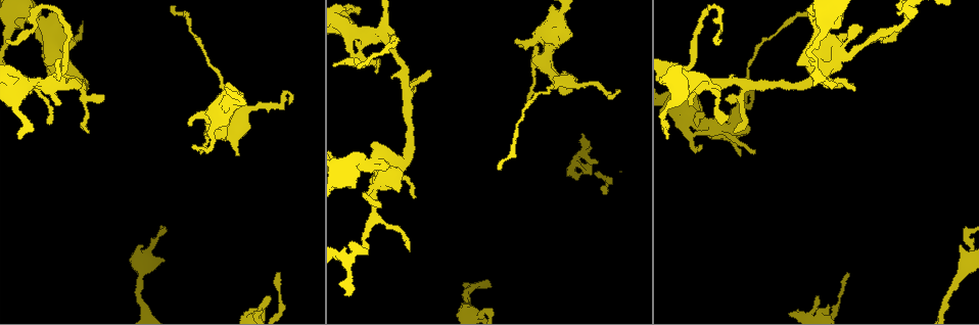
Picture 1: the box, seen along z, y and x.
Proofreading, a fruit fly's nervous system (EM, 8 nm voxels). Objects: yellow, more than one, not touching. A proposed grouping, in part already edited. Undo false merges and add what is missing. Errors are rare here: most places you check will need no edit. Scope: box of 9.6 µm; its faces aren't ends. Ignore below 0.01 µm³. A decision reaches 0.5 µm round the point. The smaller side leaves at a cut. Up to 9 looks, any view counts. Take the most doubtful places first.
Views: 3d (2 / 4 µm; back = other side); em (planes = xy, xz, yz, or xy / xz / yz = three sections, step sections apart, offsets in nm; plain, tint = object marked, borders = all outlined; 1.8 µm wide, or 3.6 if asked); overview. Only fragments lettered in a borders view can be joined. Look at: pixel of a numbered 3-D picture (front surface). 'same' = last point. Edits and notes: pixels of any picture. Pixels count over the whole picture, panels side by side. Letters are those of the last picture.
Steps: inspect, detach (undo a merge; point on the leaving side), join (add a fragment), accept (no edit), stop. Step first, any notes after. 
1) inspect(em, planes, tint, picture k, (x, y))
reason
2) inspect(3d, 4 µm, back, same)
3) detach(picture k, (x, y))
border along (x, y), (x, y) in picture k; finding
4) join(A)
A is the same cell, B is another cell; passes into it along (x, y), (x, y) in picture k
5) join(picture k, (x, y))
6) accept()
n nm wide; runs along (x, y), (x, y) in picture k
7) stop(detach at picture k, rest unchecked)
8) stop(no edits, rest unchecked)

inspect(em, xy, step 4, tint, picture 1, (58, 84))
two arms at a narrow angle

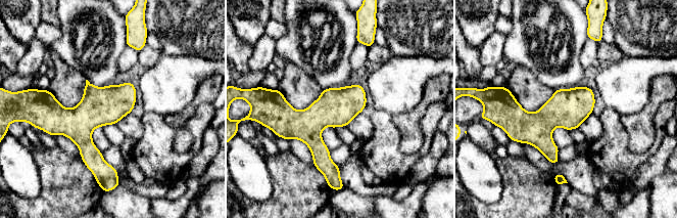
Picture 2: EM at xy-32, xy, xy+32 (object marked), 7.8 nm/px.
inspect(em, planes, tint, same)
cut it another way

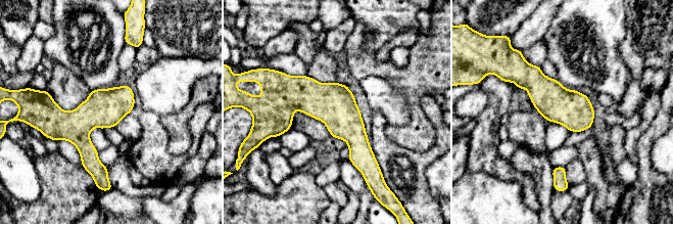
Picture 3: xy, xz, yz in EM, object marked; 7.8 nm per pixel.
inspect(em, planes, borders, same)

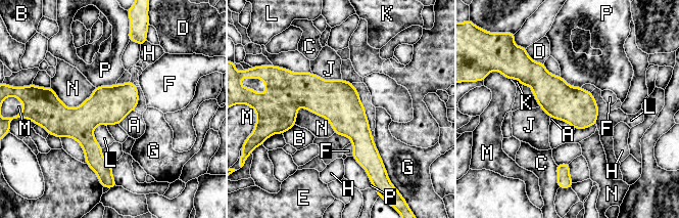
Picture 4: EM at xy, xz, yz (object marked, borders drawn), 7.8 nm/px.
accept()
300 nm wide; A, B, C, D, E, F, G, H, J, K, L, M, N and P are other cells; border along (134, 110), (118, 124) in picture 4; all the same cell

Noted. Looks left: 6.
inspect(3d, 4 µm, picture 1, (828, 306))
an open end

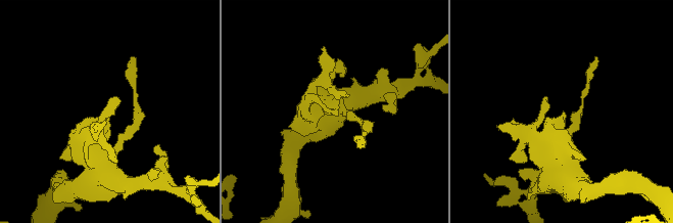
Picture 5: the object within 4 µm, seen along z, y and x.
inspect(em, yz, step 8, borders, picture 5, (336, 114))
now the EM

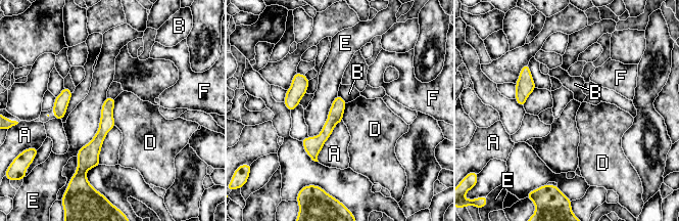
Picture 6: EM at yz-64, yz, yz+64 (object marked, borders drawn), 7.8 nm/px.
inspect(em, planes, borders, same)

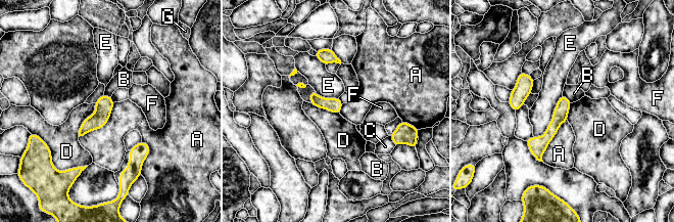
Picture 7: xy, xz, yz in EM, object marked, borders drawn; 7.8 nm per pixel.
accept()
A, B, C, D, E, F and G are other cells; border along (95, 103), (78, 136) in picture 7; no lettered fragment goes on from it

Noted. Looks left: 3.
inspect(em, planes, tint, picture 1, (373, 187))
abrupt turn

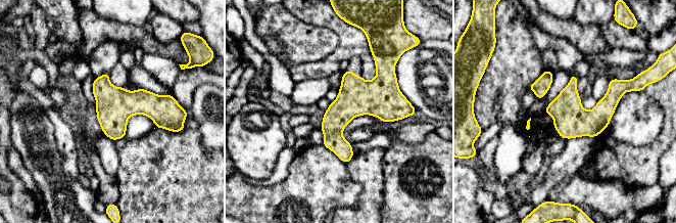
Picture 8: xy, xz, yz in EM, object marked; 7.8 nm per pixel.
inspect(em, planes, borders, same)

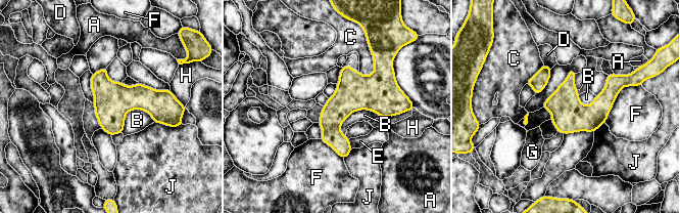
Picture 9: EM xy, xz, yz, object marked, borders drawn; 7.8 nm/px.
accept()
A, B, C, D, E, F, G, H and J are other cells; border along (382, 117), (356, 110), (339, 129) in picture 9; one cell here

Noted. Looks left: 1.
stop(no edits, rest unchecked)

